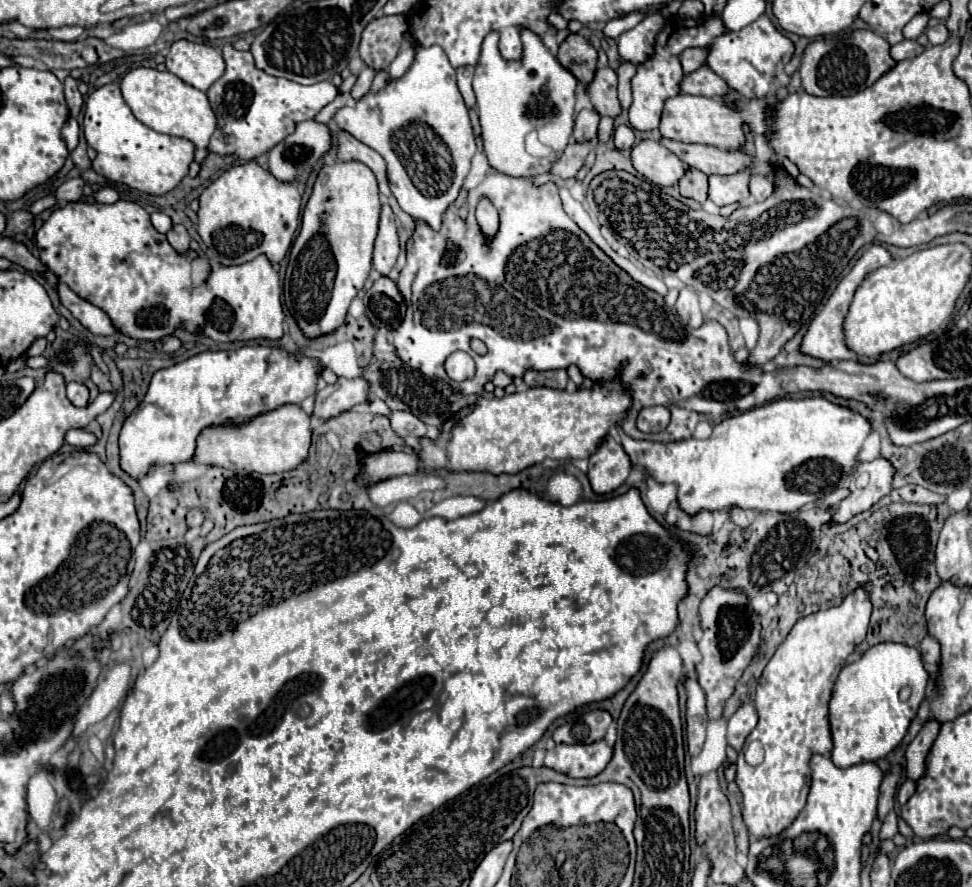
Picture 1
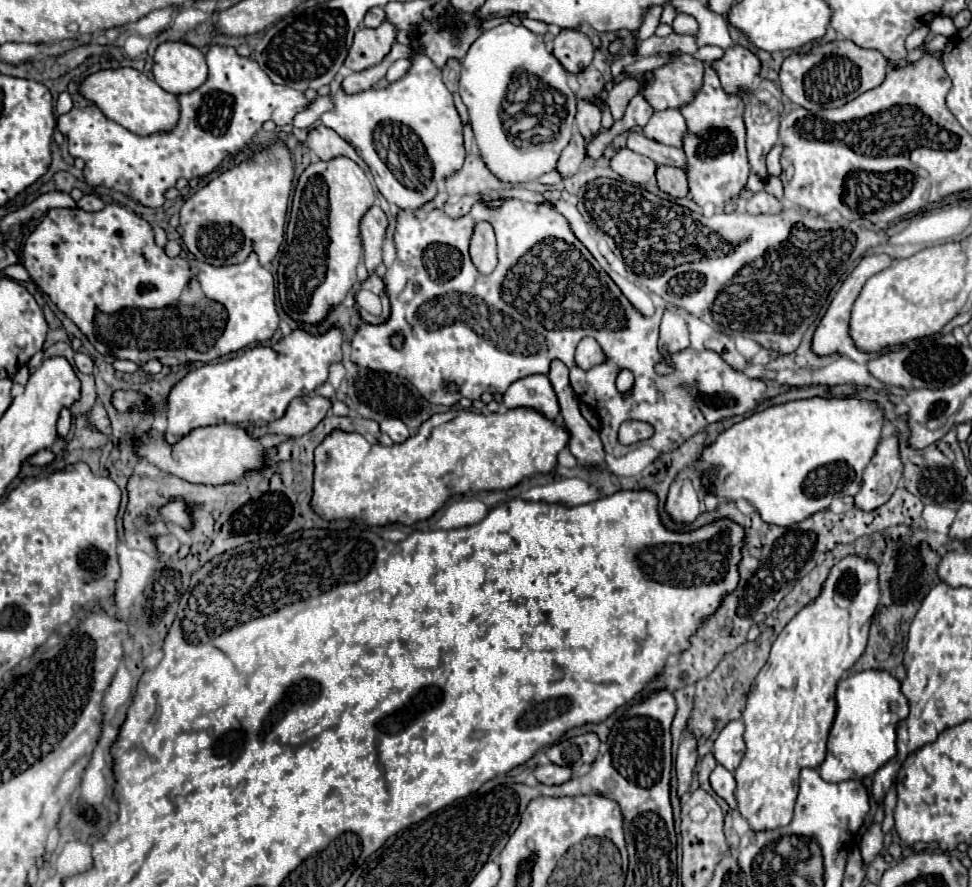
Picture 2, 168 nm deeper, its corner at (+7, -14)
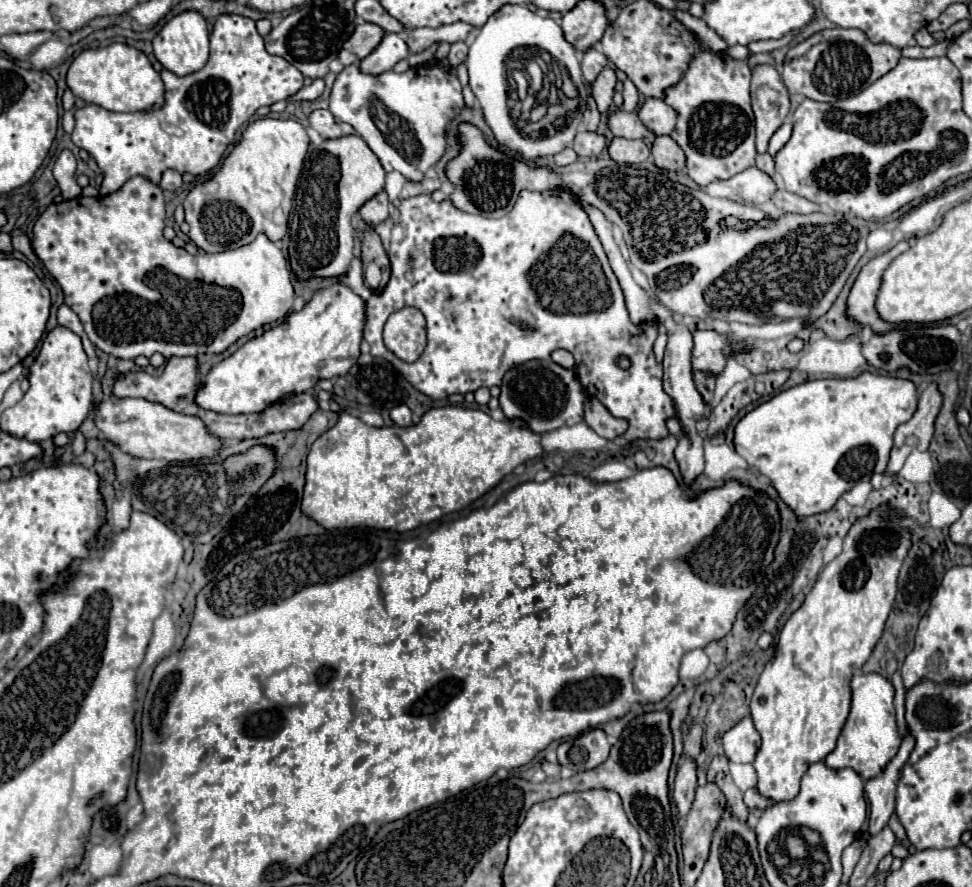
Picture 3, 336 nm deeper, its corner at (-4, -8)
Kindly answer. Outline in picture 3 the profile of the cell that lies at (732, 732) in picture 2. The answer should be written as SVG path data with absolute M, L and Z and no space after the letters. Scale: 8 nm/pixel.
M744 718L724 734L722 744L730 762L754 762L754 756L760 748L760 734L754 728L754 722Z

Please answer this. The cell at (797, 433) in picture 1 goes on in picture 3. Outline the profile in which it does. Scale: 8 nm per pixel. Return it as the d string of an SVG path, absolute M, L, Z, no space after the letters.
M864 372L856 378L822 378L822 380L814 380L814 382L804 382L804 384L798 384L794 388L788 388L780 394L776 394L772 400L768 402L762 402L760 406L756 406L752 412L748 412L738 424L736 424L736 432L734 432L734 446L736 446L736 452L740 456L746 458L748 466L756 468L760 474L764 474L772 486L776 488L778 496L788 504L788 508L792 512L796 512L796 516L812 516L812 514L820 514L820 512L826 512L828 508L832 508L836 504L836 500L848 492L860 478L862 480L870 480L872 474L876 472L884 472L886 464L888 464L888 456L890 456L890 448L894 444L894 430L906 422L916 410L916 386L910 382L910 380L900 380L900 378L892 378L892 376L878 376L878 374L870 374L870 372Z

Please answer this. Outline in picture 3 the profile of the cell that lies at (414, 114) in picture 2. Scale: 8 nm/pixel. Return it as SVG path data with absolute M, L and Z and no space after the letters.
M426 62L402 74L362 74L356 64L346 66L332 88L330 112L350 124L378 156L386 172L400 172L410 182L422 182L424 172L434 168L448 150L448 122L466 108L456 70L442 62Z

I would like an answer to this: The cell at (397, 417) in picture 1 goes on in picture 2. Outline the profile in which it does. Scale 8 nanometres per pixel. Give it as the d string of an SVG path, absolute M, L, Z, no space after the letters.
M385 418L385 420L381 422L381 432L389 434L391 440L397 442L397 444L401 444L401 442L405 442L405 440L409 438L407 426L405 426L399 418Z

